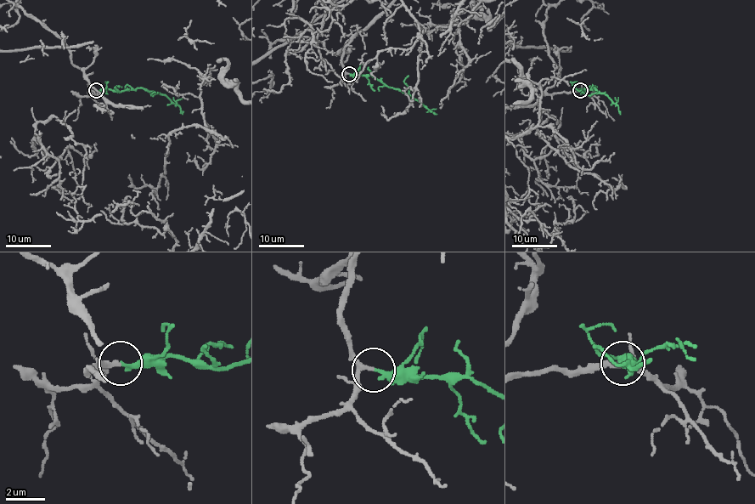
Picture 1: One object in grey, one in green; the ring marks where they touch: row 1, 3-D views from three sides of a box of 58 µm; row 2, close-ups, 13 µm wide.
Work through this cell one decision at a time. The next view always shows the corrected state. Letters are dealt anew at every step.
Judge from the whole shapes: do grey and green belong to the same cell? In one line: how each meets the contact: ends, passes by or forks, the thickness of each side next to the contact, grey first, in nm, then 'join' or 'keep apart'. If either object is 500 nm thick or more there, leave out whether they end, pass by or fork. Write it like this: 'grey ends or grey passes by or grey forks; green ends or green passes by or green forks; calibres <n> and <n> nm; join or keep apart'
grey passes by; green ends; calibres 220 and 240 nm; join

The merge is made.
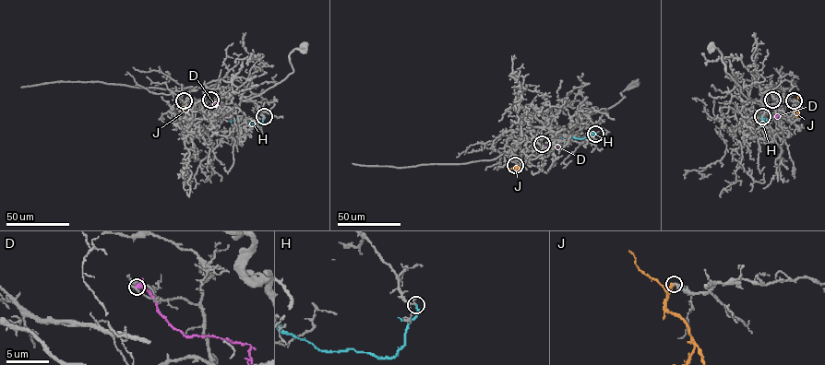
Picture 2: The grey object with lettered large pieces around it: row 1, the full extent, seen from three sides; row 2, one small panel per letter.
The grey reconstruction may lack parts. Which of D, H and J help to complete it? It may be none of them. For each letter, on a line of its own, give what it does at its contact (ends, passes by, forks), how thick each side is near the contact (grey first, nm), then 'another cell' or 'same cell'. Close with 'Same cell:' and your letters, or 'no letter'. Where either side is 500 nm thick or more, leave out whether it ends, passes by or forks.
D: it passes by; calibres 190 and 300 nm; another cell
H: it ends; calibres 110 and 200 nm; another cell
J: it ends; calibres 440 and 360 nm; same cell
Same cell: J

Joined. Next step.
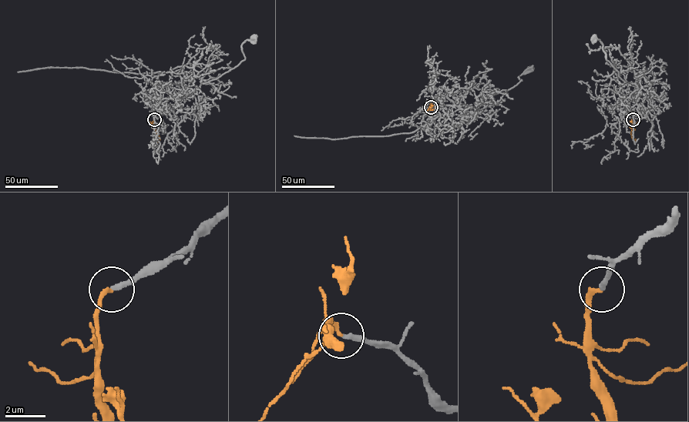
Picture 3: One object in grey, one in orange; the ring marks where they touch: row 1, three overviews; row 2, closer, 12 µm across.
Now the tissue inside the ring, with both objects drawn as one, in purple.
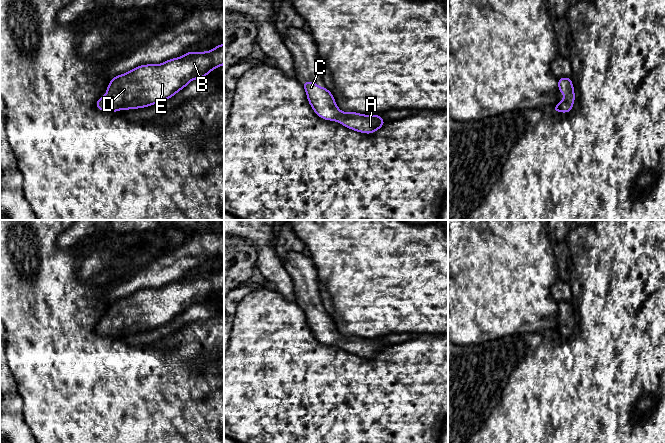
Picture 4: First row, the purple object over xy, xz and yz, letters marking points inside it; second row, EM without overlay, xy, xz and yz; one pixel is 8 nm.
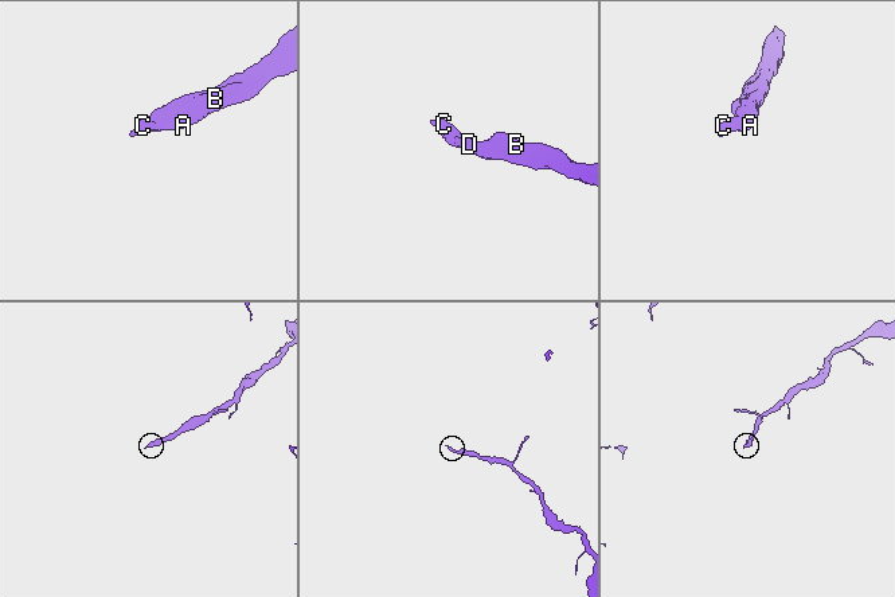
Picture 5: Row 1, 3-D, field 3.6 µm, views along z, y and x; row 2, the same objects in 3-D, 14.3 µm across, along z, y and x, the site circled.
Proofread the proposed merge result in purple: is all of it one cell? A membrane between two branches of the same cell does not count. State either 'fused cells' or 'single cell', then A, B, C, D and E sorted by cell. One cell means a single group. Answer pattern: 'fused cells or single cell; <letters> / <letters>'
single cell; A B C D E

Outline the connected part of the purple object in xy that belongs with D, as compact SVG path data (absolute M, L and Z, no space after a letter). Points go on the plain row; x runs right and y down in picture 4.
M224 267L215 270L210 275L189 275L180 281L172 282L161 288L139 289L136 292L113 301L106 313L106 318L100 321L95 331L101 335L119 336L122 334L145 332L166 325L185 312L192 304L206 301L212 294L224 289Z

